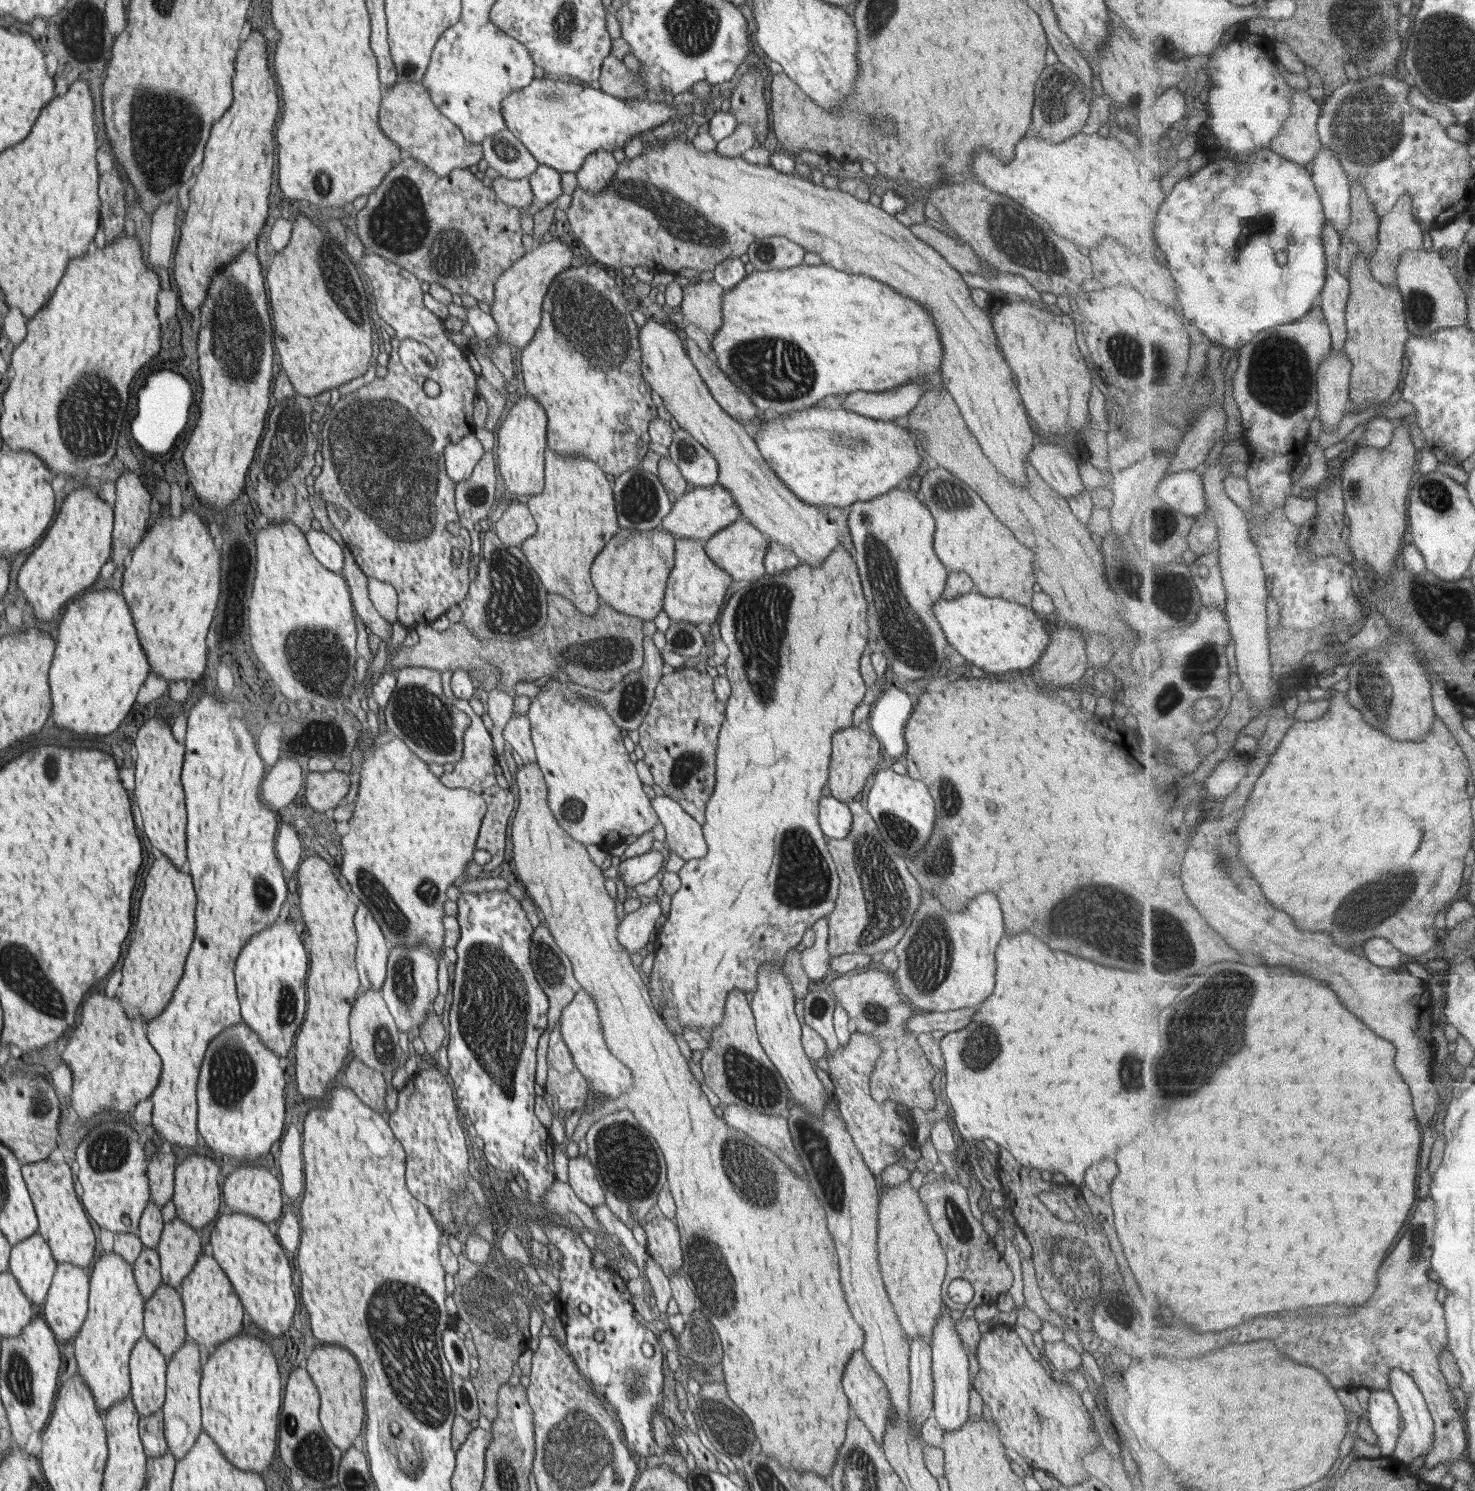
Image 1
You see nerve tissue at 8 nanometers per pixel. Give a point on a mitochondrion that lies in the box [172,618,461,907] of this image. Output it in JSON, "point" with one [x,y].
{"point":[317,656]}

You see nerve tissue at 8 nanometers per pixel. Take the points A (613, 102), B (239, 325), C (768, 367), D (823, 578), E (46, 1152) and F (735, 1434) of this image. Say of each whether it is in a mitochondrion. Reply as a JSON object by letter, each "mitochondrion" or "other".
{"A":"other","B":"mitochondrion","C":"mitochondrion","D":"other","E":"other","F":"mitochondrion"}

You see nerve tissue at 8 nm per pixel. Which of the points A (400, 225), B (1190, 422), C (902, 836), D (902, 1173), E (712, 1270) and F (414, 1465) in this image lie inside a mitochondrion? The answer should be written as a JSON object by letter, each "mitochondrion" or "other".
{"A":"mitochondrion","B":"other","C":"mitochondrion","D":"other","E":"mitochondrion","F":"mitochondrion"}

